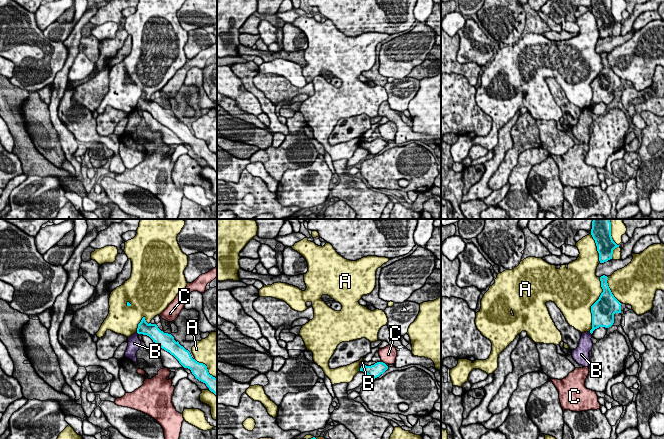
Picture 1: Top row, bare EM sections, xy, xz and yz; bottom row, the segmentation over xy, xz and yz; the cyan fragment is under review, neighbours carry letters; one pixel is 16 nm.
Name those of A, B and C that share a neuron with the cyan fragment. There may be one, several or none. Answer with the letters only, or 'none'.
none

